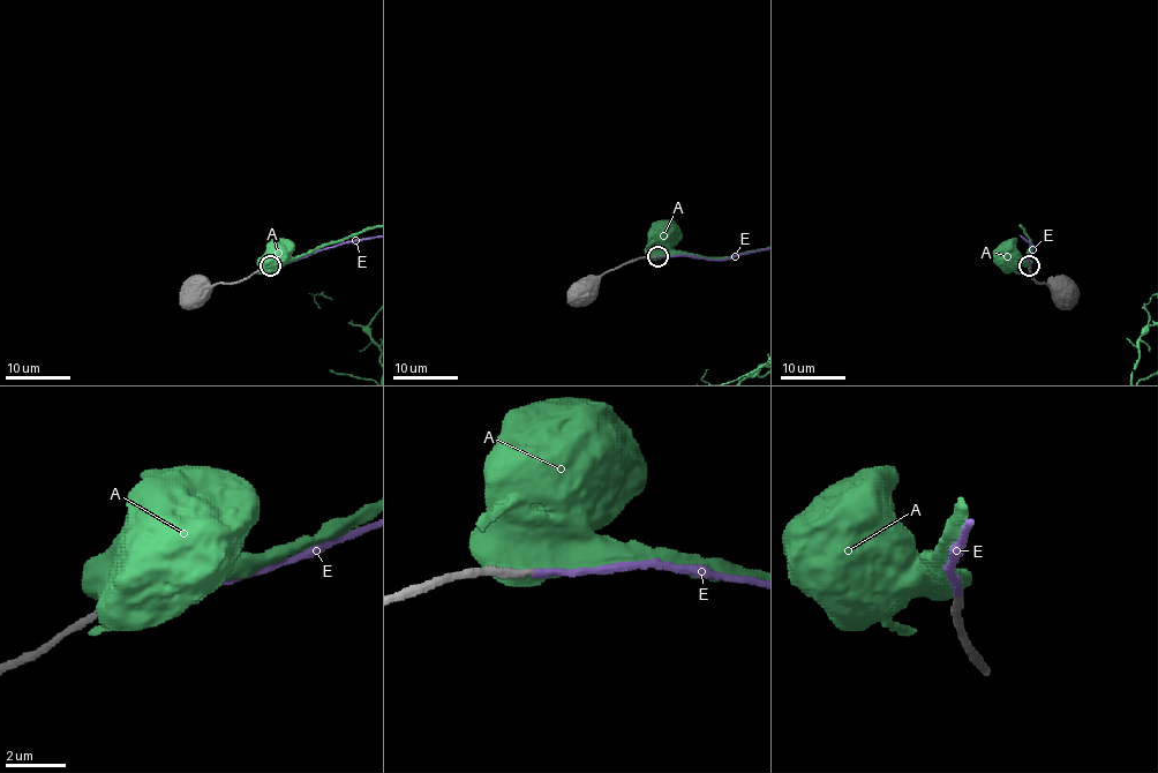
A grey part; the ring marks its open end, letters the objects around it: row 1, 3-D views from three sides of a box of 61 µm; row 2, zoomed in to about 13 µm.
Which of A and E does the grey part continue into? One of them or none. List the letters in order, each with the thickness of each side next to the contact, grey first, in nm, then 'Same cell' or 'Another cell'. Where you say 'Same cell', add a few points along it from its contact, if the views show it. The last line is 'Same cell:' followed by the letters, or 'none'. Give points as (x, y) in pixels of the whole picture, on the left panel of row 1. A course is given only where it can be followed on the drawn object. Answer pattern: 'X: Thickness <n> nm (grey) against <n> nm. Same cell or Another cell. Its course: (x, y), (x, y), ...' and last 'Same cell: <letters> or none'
A: Thickness 280 nm (grey) against 700 nm. Another cell
E: Thickness 240 nm (grey) against 240 nm. Same cell
Same cell: E

